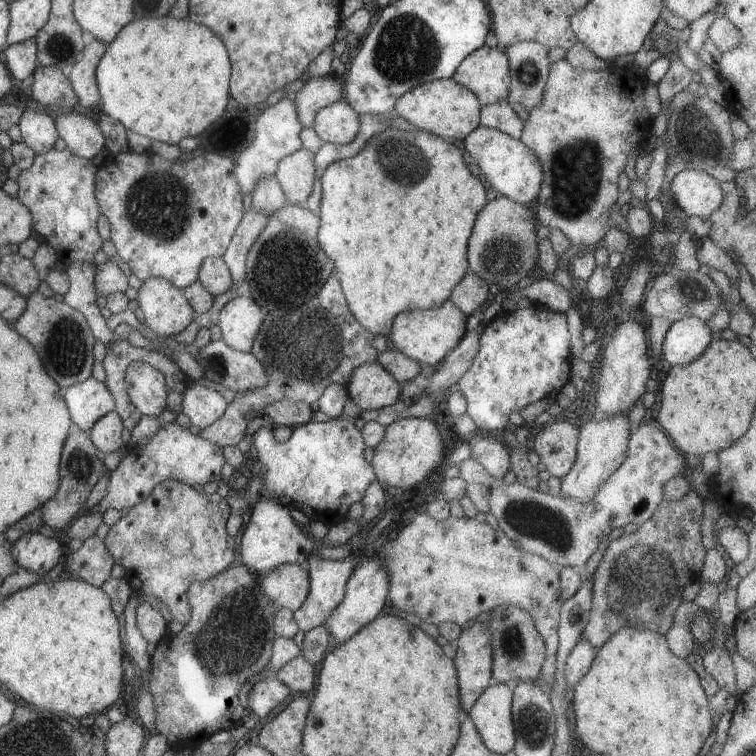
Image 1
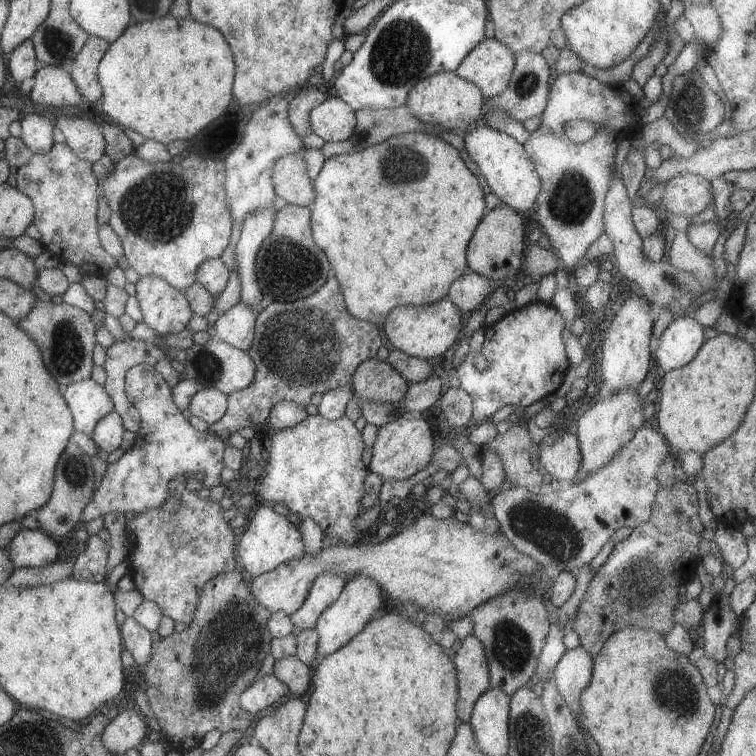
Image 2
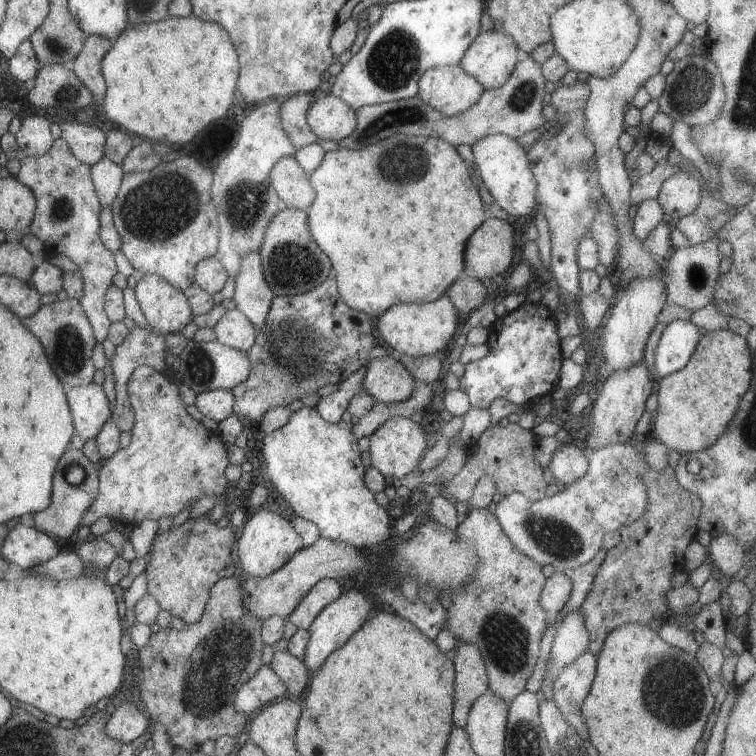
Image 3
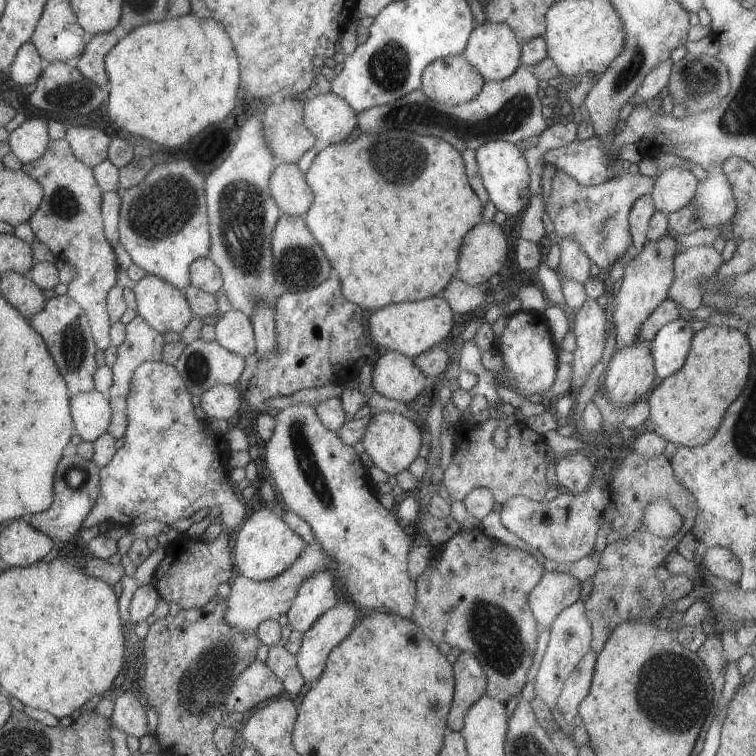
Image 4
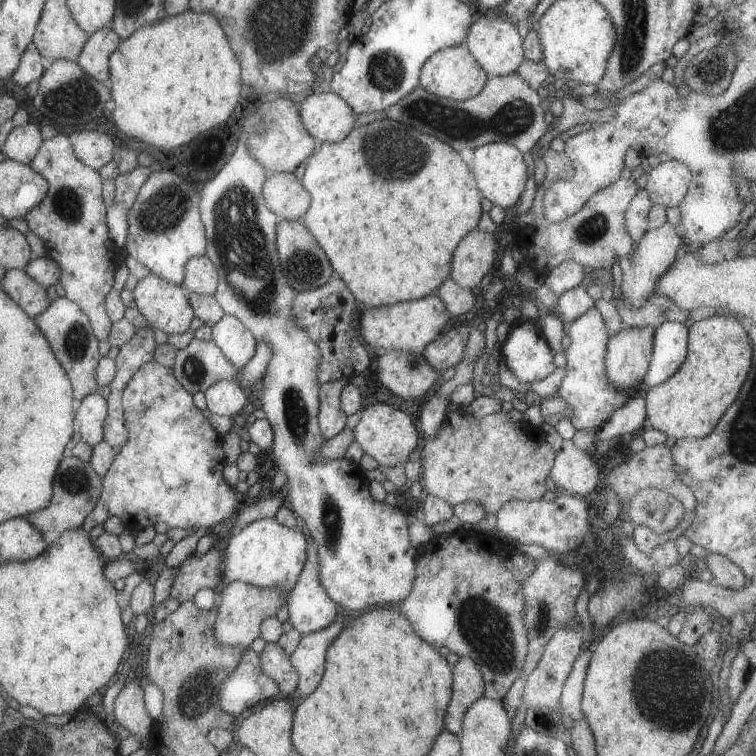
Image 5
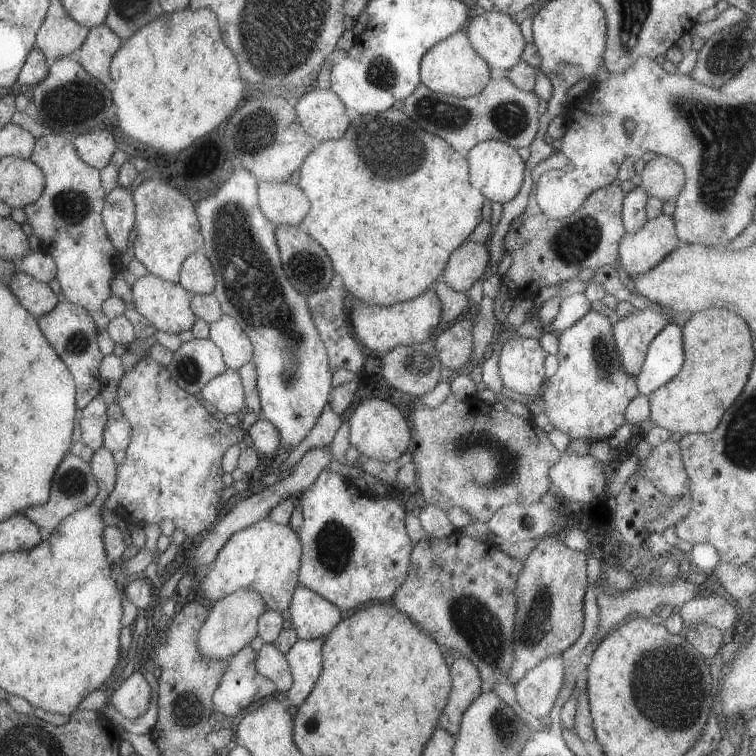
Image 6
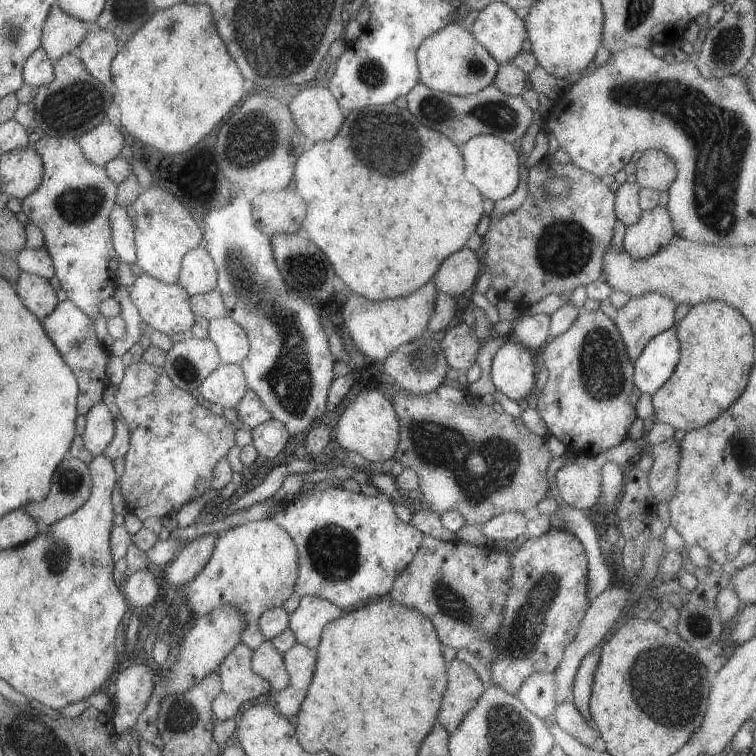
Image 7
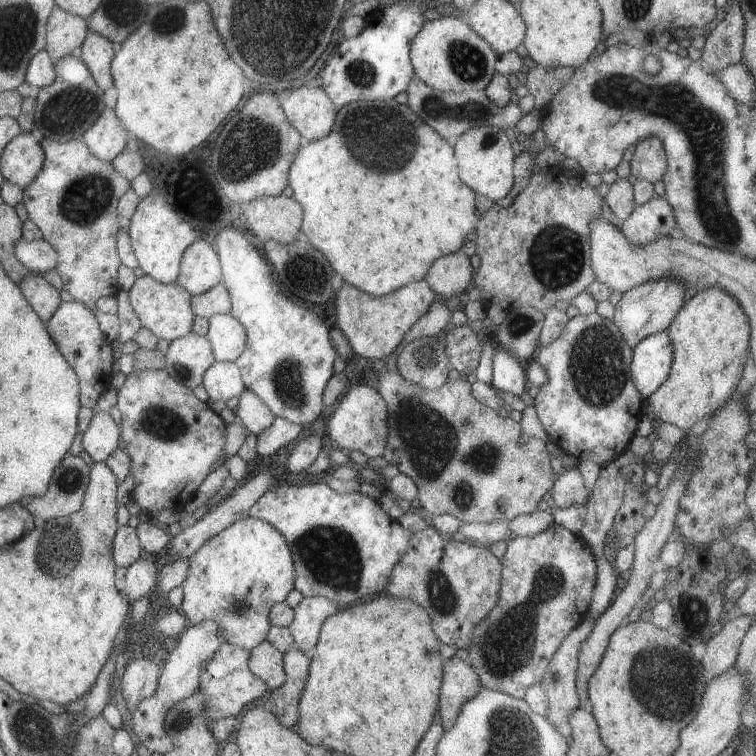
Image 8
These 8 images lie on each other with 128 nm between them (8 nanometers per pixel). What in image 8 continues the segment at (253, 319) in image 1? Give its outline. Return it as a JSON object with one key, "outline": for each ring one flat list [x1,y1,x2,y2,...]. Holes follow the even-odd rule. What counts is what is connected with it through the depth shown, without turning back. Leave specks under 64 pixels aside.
{"outline":[[231,314,211,316,207,337,216,361,235,362,246,349,246,329]]}

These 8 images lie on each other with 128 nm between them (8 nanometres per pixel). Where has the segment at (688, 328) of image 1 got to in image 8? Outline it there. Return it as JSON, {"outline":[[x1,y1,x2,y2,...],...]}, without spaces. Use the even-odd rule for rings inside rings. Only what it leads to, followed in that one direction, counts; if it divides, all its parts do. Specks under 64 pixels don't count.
{"outline":[[665,329,644,338,633,352,632,378,643,398,648,398,670,376,674,346]]}

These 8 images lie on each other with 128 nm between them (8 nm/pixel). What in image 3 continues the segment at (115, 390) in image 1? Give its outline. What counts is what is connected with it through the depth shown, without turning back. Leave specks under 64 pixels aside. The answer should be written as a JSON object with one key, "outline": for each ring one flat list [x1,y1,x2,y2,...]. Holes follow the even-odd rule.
{"outline":[[136,325,136,328,129,330,129,334,122,344,116,346,115,353,111,358,111,367,116,390,116,406,114,406,114,412,113,415,111,415,111,418,122,432,126,431,131,433,134,428,135,414,127,391,127,386,134,370,140,365,152,363,158,369,158,372,168,374,170,378,175,378,175,375,173,375,175,372,168,367,168,364,166,364,166,360,164,359,167,347,167,344,165,343,166,336,156,330,150,331,150,329,146,330,146,328,140,328,140,326]]}

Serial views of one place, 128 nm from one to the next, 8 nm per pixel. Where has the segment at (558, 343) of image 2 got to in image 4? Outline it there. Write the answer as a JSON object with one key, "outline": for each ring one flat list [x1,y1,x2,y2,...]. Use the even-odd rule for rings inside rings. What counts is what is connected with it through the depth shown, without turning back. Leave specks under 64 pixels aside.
{"outline":[[522,310,512,313,504,333,494,344,494,350,502,356,506,364,505,381,515,384,521,395,526,397,538,393,544,396,548,404,564,404,562,400,548,393,556,379,559,363,556,354,558,348,553,345,553,339,543,314]]}

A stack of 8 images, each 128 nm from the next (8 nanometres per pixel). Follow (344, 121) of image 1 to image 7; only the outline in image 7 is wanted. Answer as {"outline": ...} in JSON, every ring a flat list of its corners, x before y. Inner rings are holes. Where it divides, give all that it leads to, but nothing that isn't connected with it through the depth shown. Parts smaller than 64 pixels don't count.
{"outline":[[320,85,296,93,288,108,309,144,336,138,346,112,330,89]]}

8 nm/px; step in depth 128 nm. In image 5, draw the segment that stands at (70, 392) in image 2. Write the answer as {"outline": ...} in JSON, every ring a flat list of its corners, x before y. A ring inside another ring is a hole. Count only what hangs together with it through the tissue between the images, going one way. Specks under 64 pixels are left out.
{"outline":[[99,392,86,396,76,410,75,425,80,430,81,441,90,447,103,442,103,427,107,416,107,401]]}

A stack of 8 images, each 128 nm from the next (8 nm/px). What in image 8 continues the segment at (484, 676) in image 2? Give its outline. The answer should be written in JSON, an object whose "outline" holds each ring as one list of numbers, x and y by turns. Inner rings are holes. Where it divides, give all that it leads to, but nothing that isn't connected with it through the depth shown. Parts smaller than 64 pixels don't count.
{"outline":[[456,655,443,663,438,715,444,730,454,728,462,706,483,689,475,668]]}

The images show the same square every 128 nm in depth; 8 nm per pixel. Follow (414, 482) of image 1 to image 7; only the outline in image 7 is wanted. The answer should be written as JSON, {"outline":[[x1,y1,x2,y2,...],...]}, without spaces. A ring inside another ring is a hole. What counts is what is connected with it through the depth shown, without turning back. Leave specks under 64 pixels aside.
{"outline":[[363,389,341,414,333,432,339,449,358,452,370,464,394,459,400,442,400,422,393,402,387,400,378,390]]}

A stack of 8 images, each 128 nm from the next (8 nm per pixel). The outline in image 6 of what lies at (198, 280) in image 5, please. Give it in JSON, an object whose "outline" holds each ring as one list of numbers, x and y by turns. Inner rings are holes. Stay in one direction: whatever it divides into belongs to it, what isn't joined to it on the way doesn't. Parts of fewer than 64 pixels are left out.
{"outline":[[200,252,191,254,182,263,178,283,190,294,212,294,216,286,213,264,207,256,200,254]]}

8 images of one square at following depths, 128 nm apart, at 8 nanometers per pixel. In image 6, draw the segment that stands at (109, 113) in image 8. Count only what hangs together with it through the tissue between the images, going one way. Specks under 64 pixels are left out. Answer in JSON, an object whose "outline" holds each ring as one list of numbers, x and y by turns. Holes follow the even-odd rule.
{"outline":[[104,127,100,131,77,136,73,141,82,160,98,170,103,169,118,149,114,136]]}

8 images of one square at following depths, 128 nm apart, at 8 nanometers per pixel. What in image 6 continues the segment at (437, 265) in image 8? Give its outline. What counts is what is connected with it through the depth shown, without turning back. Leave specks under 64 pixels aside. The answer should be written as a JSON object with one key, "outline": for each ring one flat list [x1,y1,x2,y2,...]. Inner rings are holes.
{"outline":[[464,241,450,255,441,280,452,290,467,293,474,282,485,278,484,274,491,264,488,243]]}

